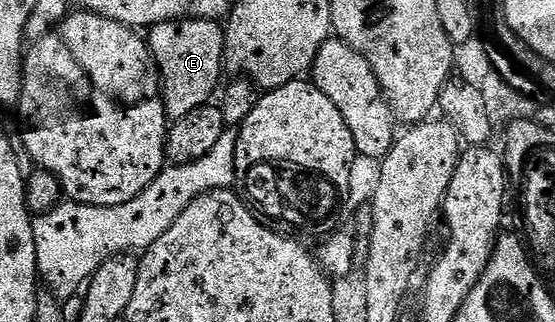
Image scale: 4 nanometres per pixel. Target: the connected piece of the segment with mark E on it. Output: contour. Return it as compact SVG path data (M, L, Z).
M184 18L178 22L162 22L150 27L149 45L155 67L159 70L159 80L163 91L163 103L168 119L174 120L189 116L198 106L206 106L212 101L211 93L219 86L219 77L225 74L225 30L218 21L209 18Z

